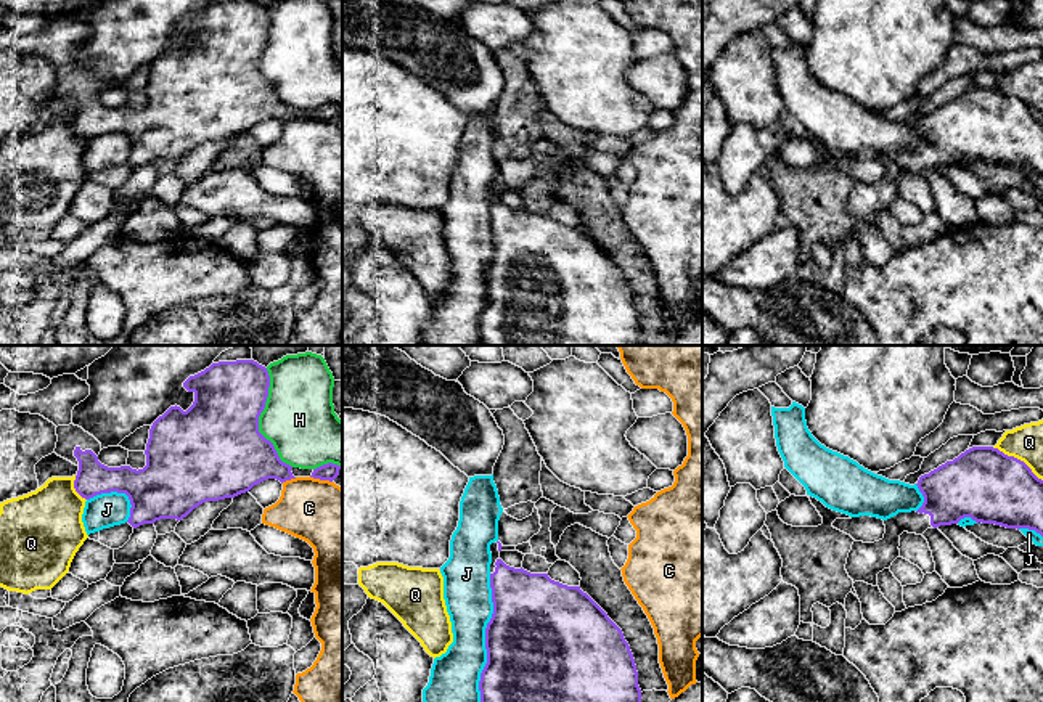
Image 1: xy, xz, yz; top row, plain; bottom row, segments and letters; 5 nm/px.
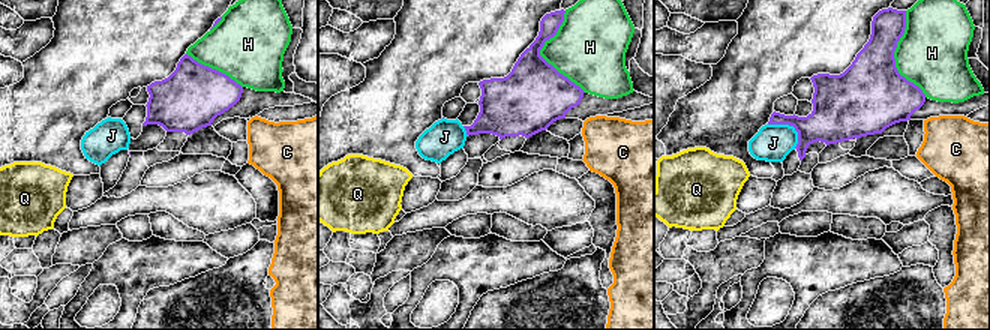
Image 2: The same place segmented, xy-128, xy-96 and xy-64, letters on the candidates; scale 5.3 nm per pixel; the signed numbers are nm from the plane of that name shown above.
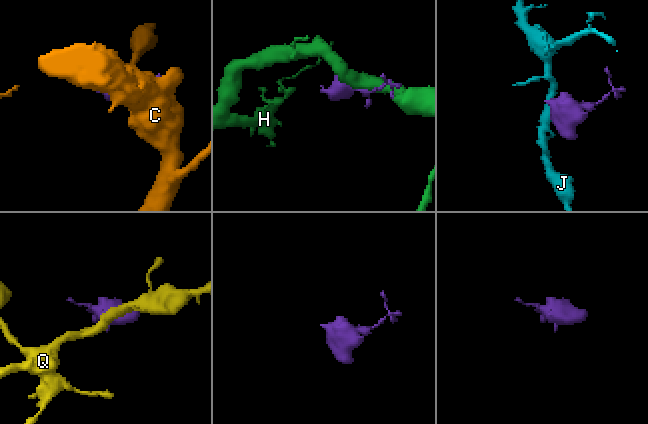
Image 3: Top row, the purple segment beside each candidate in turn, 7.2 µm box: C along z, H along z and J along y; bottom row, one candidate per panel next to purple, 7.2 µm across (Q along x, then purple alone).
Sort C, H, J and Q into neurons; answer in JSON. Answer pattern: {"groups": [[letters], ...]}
{"groups": [["C"], ["H"], ["J"], ["Q"]]}

